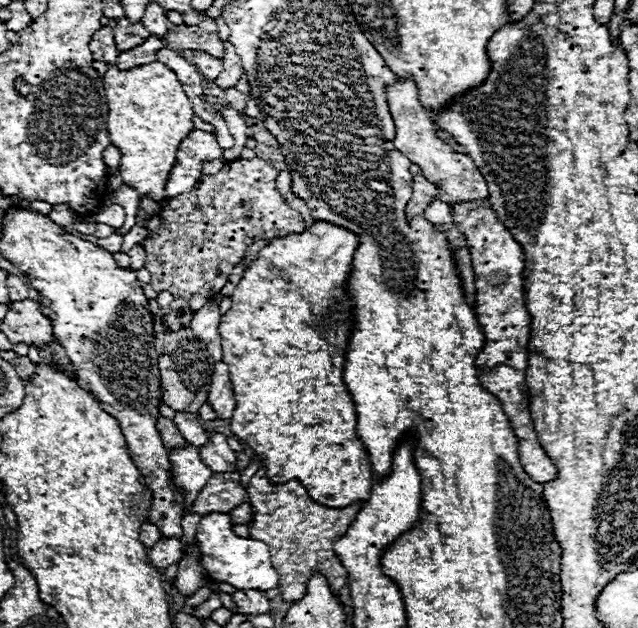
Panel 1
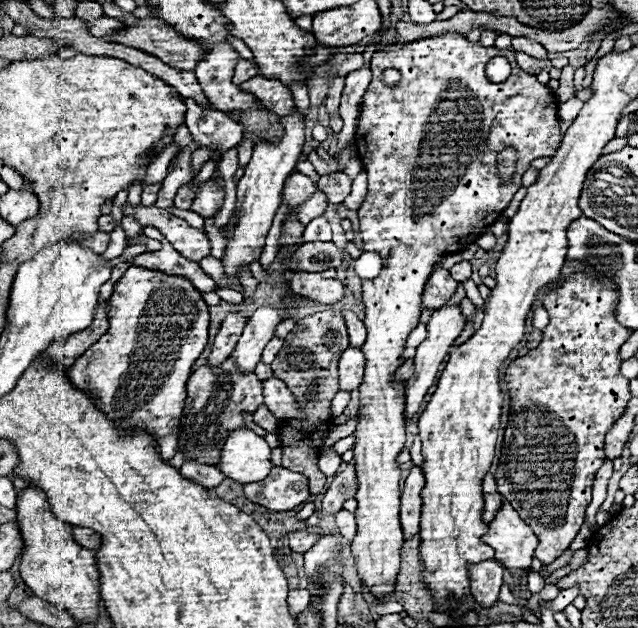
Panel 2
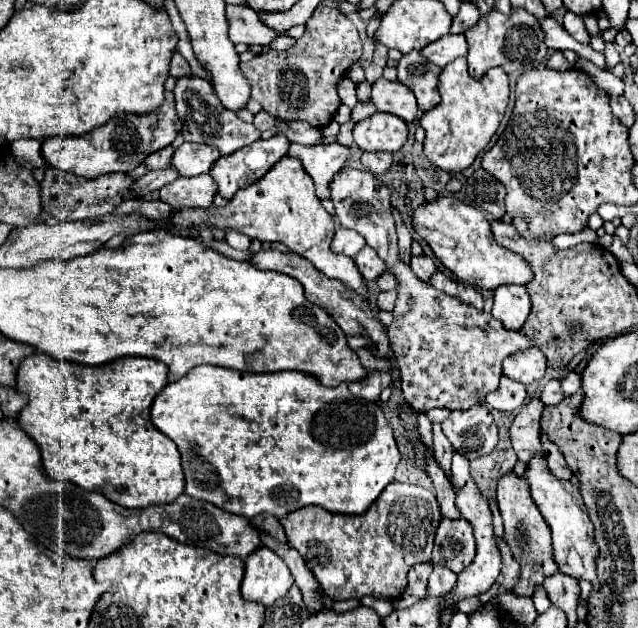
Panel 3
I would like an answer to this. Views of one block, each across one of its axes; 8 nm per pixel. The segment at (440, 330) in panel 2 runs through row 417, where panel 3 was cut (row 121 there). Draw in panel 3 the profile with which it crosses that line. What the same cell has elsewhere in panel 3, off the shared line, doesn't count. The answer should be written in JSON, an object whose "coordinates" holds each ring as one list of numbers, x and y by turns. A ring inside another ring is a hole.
{"coordinates":[[380,78,372,84,372,100,380,112,396,114,404,122,412,124,418,118,418,102,414,92,402,82,388,82]]}

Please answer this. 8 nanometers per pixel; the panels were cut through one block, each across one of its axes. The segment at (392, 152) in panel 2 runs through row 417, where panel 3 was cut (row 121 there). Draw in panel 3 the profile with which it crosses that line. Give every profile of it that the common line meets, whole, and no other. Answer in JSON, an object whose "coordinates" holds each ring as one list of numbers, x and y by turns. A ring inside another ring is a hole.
{"coordinates":[[376,112,354,126,354,142,364,152,396,152,406,144,406,138,408,124,394,114]]}

